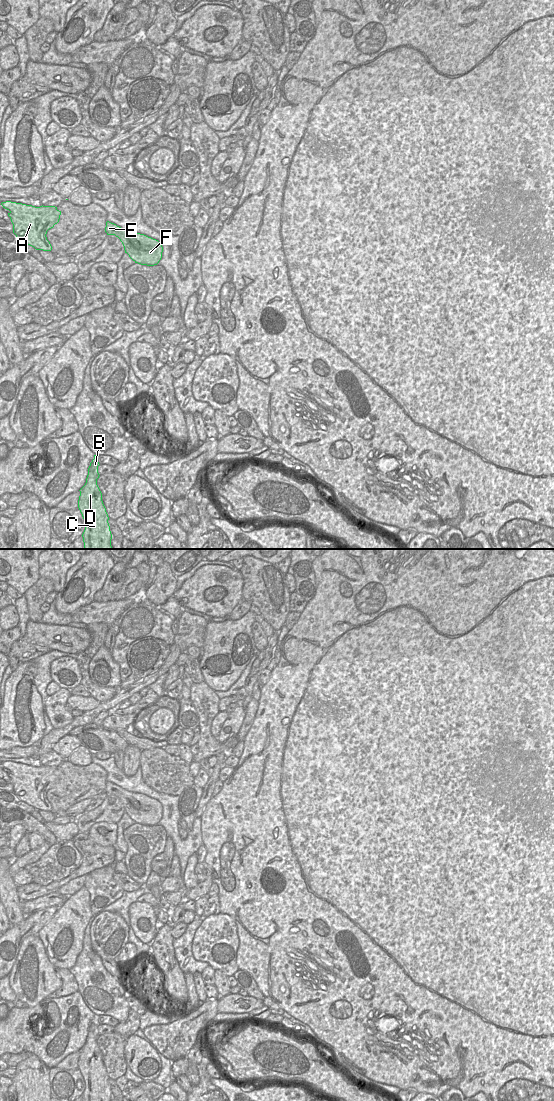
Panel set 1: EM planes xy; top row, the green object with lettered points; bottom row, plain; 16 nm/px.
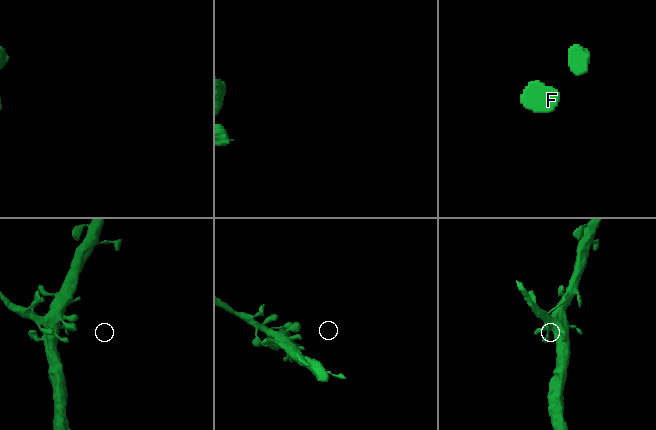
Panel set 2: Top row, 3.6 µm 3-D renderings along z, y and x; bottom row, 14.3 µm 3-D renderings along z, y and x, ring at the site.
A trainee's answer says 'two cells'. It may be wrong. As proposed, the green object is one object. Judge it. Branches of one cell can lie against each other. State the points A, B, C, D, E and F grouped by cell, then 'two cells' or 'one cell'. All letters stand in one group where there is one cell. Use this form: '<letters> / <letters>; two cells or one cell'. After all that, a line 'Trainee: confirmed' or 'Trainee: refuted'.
A B C D E F; one cell
Trainee: refuted

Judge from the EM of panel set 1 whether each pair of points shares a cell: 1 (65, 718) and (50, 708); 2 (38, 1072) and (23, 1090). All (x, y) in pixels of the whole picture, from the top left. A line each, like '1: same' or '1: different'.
1: same
2: same

